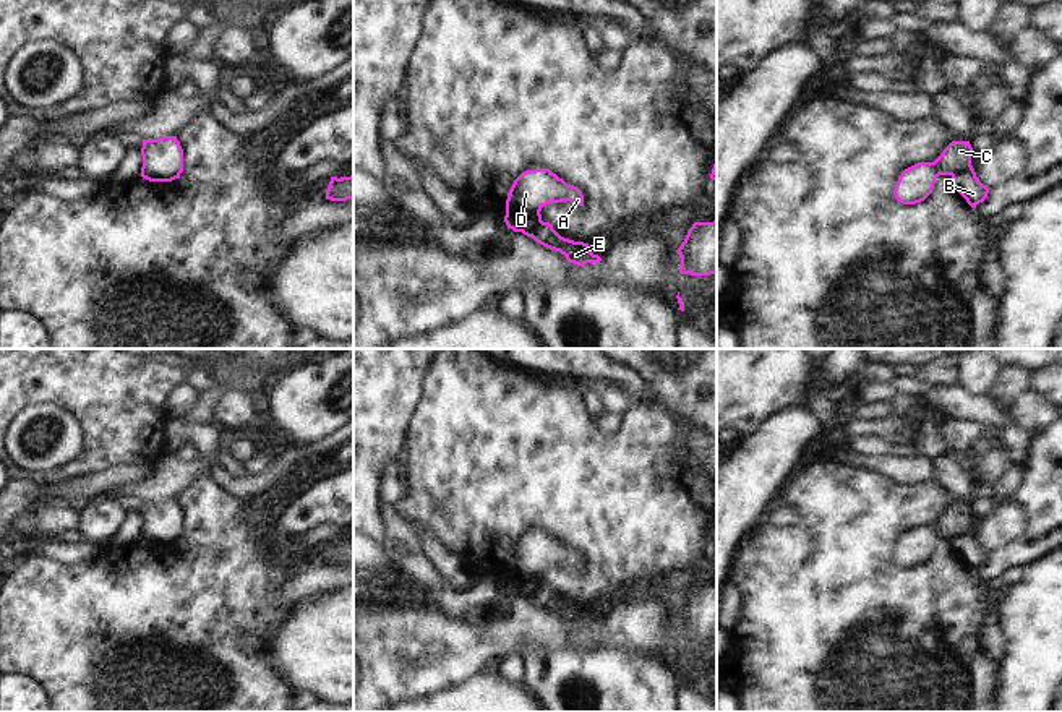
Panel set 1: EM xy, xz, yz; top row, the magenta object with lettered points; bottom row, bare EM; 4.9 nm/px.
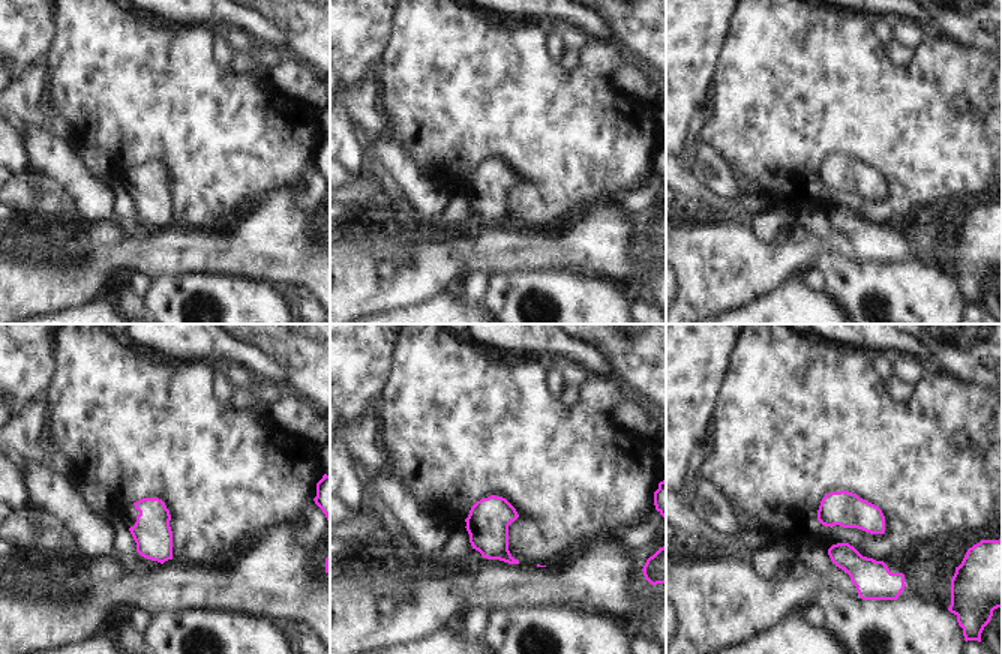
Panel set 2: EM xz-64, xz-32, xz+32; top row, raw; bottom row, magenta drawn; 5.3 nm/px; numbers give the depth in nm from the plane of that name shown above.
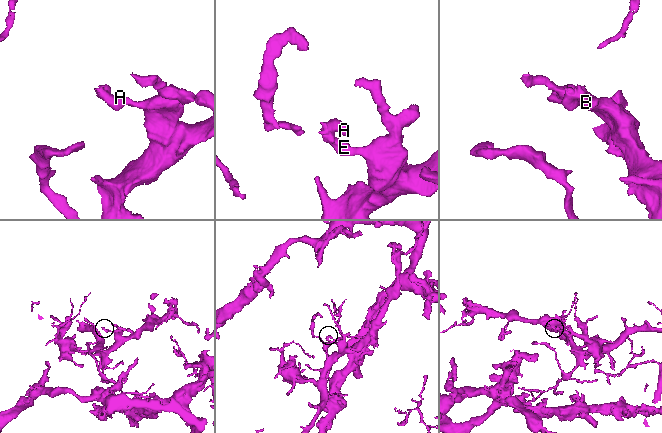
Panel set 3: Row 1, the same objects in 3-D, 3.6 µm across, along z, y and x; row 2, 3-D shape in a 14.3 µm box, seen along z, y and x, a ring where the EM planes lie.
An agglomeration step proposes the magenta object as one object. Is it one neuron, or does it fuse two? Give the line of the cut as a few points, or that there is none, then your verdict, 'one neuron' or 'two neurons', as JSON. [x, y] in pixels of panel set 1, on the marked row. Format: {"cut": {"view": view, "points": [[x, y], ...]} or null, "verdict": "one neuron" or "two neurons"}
{"cut": {"view": "yz", "points": [[972, 167], [952, 175]]}, "verdict": "two neurons"}

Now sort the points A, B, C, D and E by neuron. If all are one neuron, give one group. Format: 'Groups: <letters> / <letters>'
Groups: A C D / B E

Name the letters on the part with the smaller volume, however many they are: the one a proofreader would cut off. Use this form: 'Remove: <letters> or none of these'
Remove: A, C, D

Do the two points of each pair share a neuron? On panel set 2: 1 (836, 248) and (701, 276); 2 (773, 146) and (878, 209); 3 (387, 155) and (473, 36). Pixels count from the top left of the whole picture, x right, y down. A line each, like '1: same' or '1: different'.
1: same
2: same
3: different

